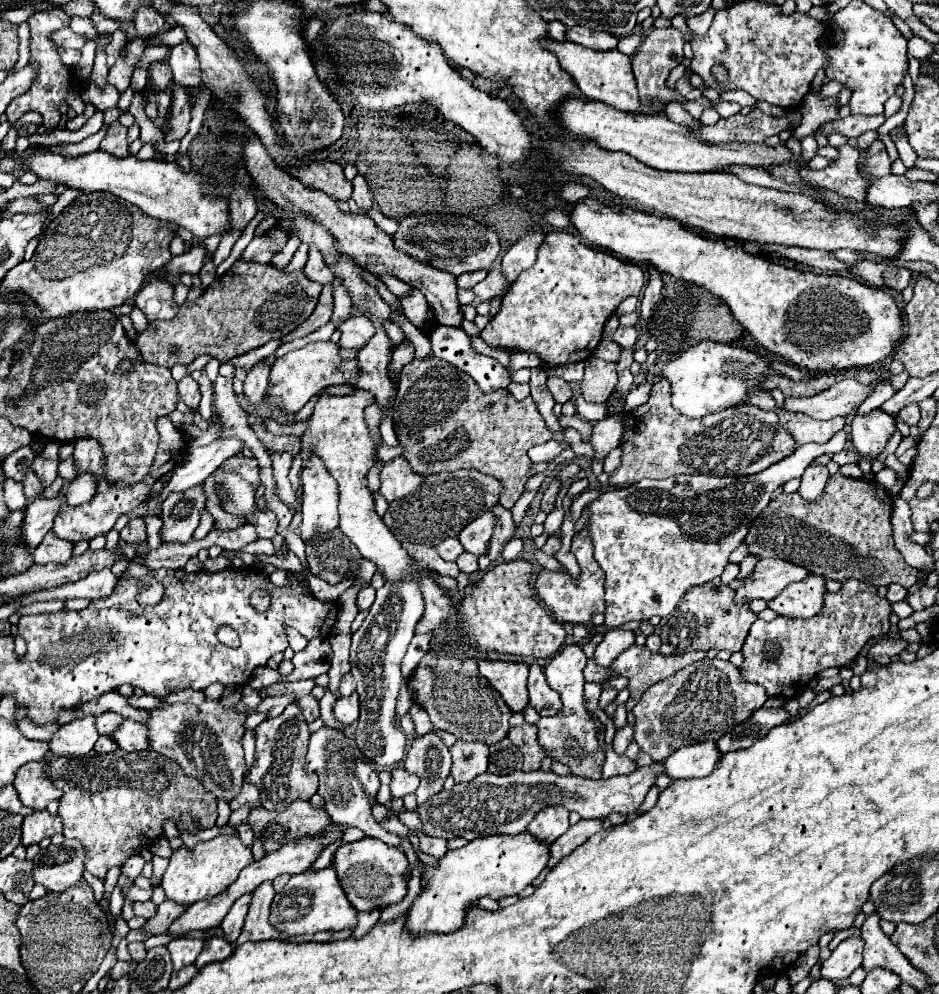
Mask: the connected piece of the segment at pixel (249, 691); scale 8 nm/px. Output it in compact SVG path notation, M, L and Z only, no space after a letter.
M248 684L242 688L241 695L241 701L251 709L256 708L262 700L262 697Z

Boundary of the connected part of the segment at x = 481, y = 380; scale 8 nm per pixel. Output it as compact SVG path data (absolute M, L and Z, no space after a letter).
M438 326L430 334L430 342L436 358L452 362L456 368L470 374L484 392L508 388L510 380L506 368L494 358L478 354L470 346L470 336L462 328Z

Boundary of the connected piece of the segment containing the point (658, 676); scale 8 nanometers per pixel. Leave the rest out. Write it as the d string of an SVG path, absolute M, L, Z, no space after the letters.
M597 633L596 636L592 636L588 642L584 642L584 644L582 644L582 650L584 650L584 654L588 656L588 666L586 666L586 670L584 670L584 678L586 682L603 682L608 679L610 674L626 676L626 678L630 680L630 684L628 684L630 698L628 698L628 702L626 702L628 712L636 706L636 702L642 698L642 694L644 694L652 684L656 684L656 682L660 682L660 680L664 680L664 678L668 678L668 676L676 674L678 670L682 670L684 666L690 666L690 664L692 664L692 662L696 662L696 660L706 658L706 652L688 652L688 654L682 654L682 656L660 656L660 654L650 652L646 646L636 646L636 644L634 644L634 646L630 646L628 650L624 650L624 652L622 652L614 662L612 662L612 666L610 666L610 668L605 668L596 666L596 664L594 664L594 660L592 660L594 648L596 648L596 644L600 642L600 638L603 637L603 633Z

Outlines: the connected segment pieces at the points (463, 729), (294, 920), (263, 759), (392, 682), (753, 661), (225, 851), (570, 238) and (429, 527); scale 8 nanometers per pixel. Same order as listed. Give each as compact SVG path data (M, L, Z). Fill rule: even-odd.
M440 650L440 654L428 652L408 684L416 704L428 712L430 722L438 730L446 730L458 740L484 744L494 744L508 736L508 720L512 712L490 682L478 674L478 664L474 660L462 658L452 650Z
M332 866L314 870L308 868L302 874L296 874L288 880L288 884L278 892L272 900L270 908L270 922L280 932L280 938L292 938L300 934L316 934L320 930L344 930L356 928L358 918L356 910L350 906L344 890L338 884L336 872Z
M292 702L280 716L264 720L256 730L256 762L250 768L250 782L260 790L260 802L268 810L284 810L294 800L310 800L318 790L316 774L304 770L308 748L308 724L304 722L300 708Z
M386 582L378 592L370 608L368 618L358 632L352 634L350 664L352 676L358 682L360 694L360 718L356 724L356 746L366 760L380 768L394 768L394 764L404 760L406 754L406 734L396 724L396 694L402 686L400 662L406 648L414 636L416 622L424 612L424 596L420 594L420 582Z
M848 580L838 592L828 592L820 614L808 620L778 616L772 622L764 622L758 618L744 642L744 664L740 672L746 680L764 686L768 696L782 694L782 698L796 698L822 670L848 666L866 646L870 636L888 634L890 612L892 606L878 596L874 586Z
M234 834L218 836L208 842L198 842L194 848L180 846L178 850L174 850L172 858L170 858L170 866L164 872L160 886L164 888L166 898L170 898L182 906L190 906L198 900L212 898L220 892L224 892L238 878L242 868L246 868L252 862L254 862L254 858L252 858L250 848L246 844L242 844L242 840L238 836L234 836Z
M552 230L546 234L546 240L538 250L536 264L518 274L516 282L502 296L500 312L488 322L480 338L494 348L536 352L548 366L582 362L602 340L602 328L606 320L614 314L618 304L632 294L640 294L642 288L644 268L628 264L612 254L594 250L566 230Z
M460 470L460 472L438 472L424 476L422 486L412 494L394 500L386 514L382 516L388 530L396 536L398 542L422 542L428 546L438 546L444 538L458 536L460 530L476 520L480 514L488 512L496 506L500 498L502 484L496 478L490 478L476 470Z

